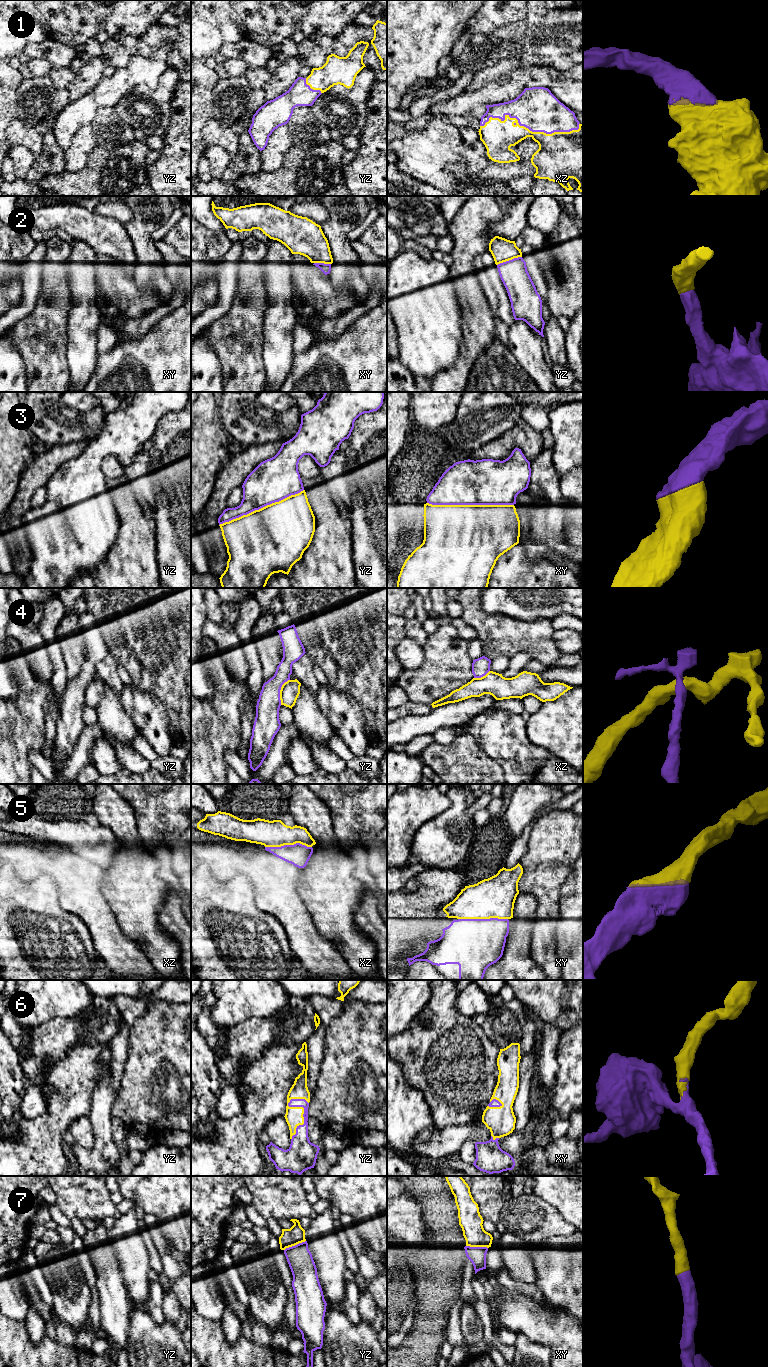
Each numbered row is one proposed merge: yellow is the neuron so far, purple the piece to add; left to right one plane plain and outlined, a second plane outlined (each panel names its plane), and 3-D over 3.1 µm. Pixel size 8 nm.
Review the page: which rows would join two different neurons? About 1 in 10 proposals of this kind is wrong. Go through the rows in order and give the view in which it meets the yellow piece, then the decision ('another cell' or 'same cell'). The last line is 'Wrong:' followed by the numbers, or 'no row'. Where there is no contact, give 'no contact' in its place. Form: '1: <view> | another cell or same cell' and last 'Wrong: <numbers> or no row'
1: xz | same cell
2: yz | same cell
3: xy | same cell
4: yz | another cell
5: xy | same cell
6: yz | same cell
7: yz | same cell
Wrong: 4

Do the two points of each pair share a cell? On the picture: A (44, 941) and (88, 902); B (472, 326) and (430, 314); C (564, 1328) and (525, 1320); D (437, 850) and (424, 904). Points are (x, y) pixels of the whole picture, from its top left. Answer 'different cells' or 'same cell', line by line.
A: different cells
B: different cells
C: same cell
D: different cells

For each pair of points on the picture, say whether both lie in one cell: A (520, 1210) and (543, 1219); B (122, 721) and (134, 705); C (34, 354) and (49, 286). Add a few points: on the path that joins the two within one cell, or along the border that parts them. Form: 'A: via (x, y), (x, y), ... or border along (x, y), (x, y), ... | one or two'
A: via (526, 1215), (532, 1219), (537, 1219) | one
B: border along (119, 695), (121, 706), (131, 718), (137, 733) | two
C: via (42, 337), (51, 309), (55, 303) | one

